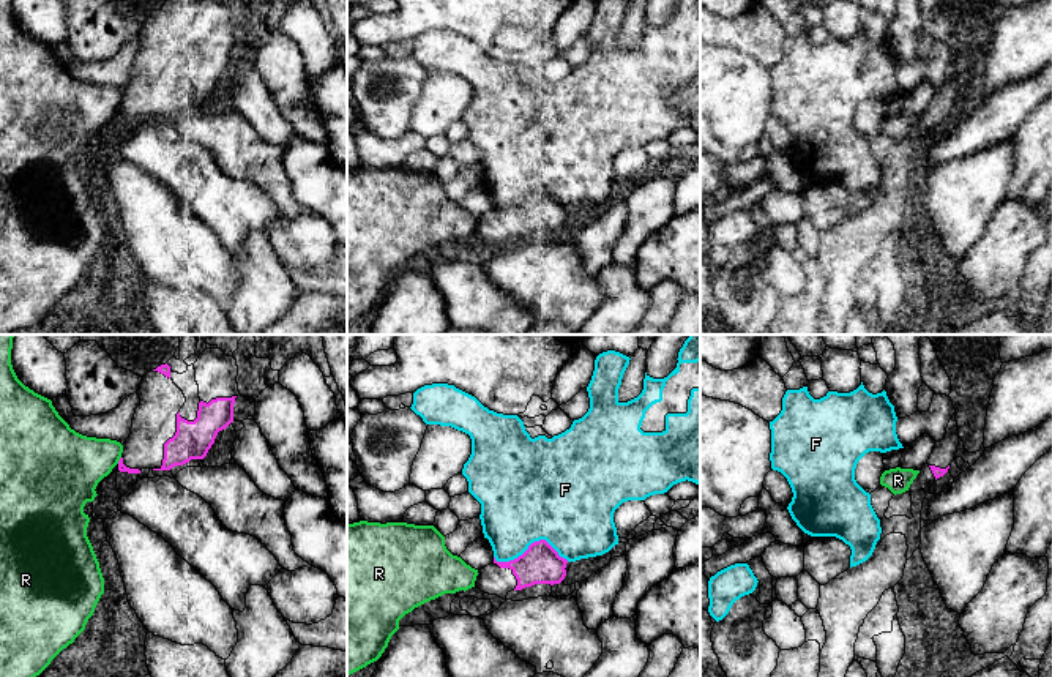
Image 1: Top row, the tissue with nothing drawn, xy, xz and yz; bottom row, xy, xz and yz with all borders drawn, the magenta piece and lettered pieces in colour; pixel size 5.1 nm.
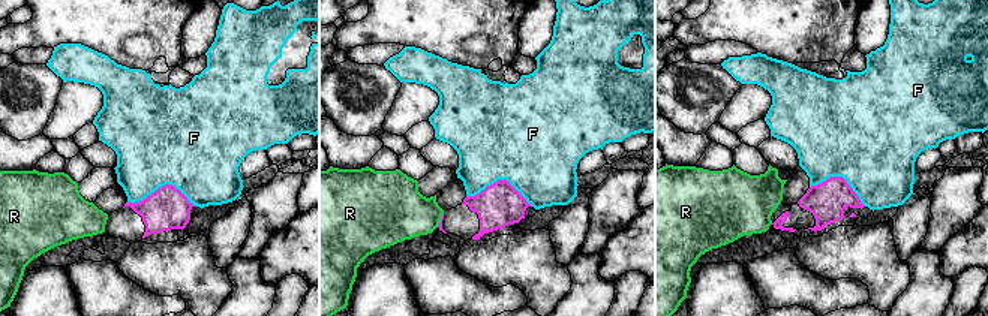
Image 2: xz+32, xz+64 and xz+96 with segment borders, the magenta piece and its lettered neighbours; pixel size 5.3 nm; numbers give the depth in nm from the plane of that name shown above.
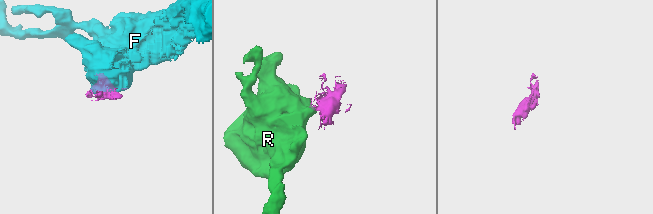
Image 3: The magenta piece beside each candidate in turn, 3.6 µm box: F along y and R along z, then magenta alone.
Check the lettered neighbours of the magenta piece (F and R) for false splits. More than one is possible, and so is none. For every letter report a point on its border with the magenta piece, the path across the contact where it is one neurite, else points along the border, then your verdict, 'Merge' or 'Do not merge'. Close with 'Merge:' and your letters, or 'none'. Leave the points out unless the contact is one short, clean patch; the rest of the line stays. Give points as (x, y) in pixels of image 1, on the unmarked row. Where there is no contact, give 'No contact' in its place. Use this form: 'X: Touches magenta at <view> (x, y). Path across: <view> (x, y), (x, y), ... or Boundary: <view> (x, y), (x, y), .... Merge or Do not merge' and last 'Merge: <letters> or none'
F: Touches magenta at xz (530, 191). Do not merge
R: Touches magenta at xy (120, 106). Boundary: xy (120, 103), (117, 109). Do not merge
Merge: none

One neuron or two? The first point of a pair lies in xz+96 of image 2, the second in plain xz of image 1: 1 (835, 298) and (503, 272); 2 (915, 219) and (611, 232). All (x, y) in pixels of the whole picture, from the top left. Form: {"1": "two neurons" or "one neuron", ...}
{"1": "two neurons", "2": "one neuron"}

